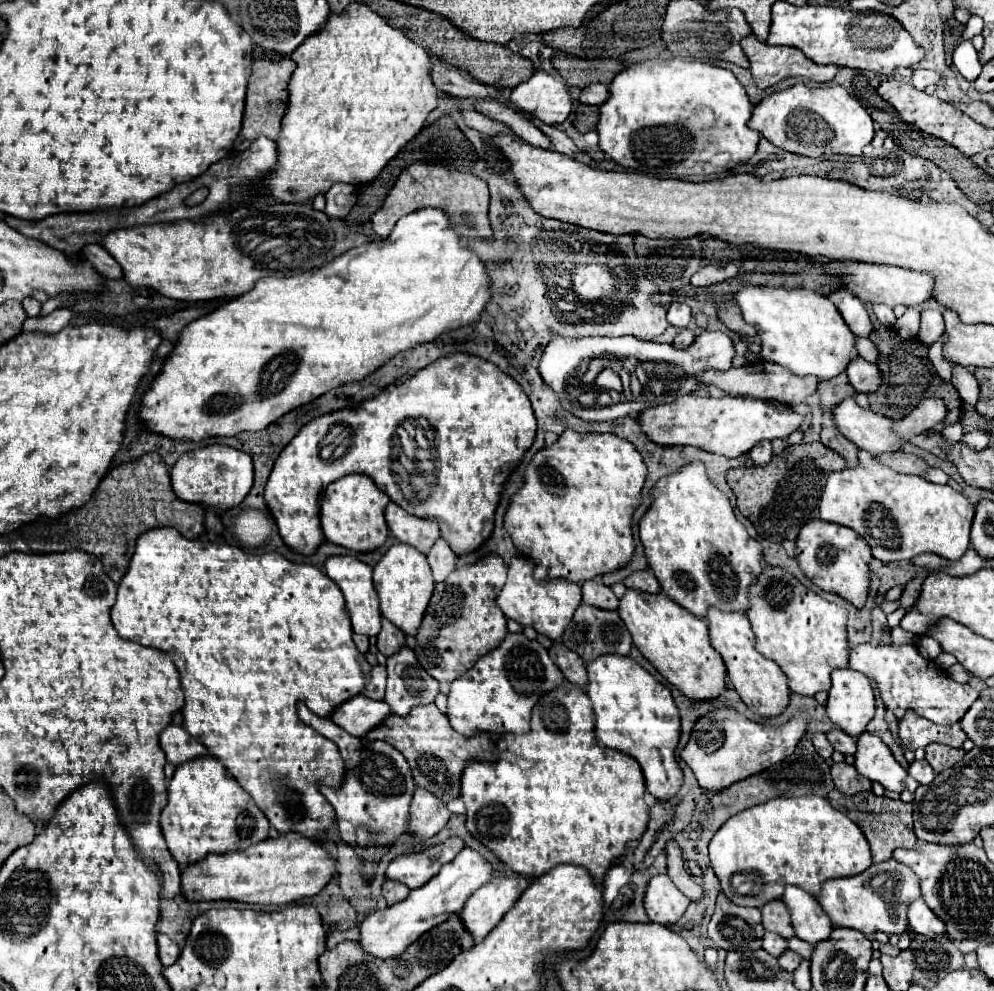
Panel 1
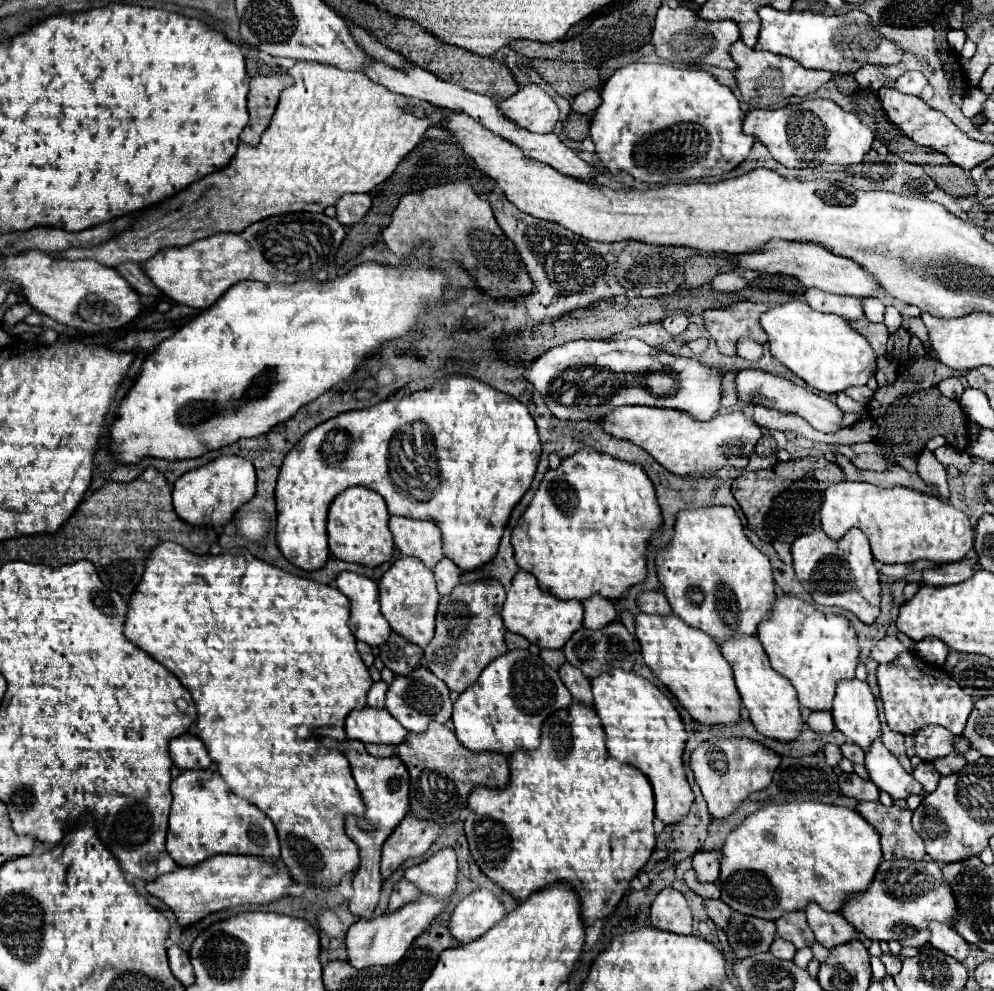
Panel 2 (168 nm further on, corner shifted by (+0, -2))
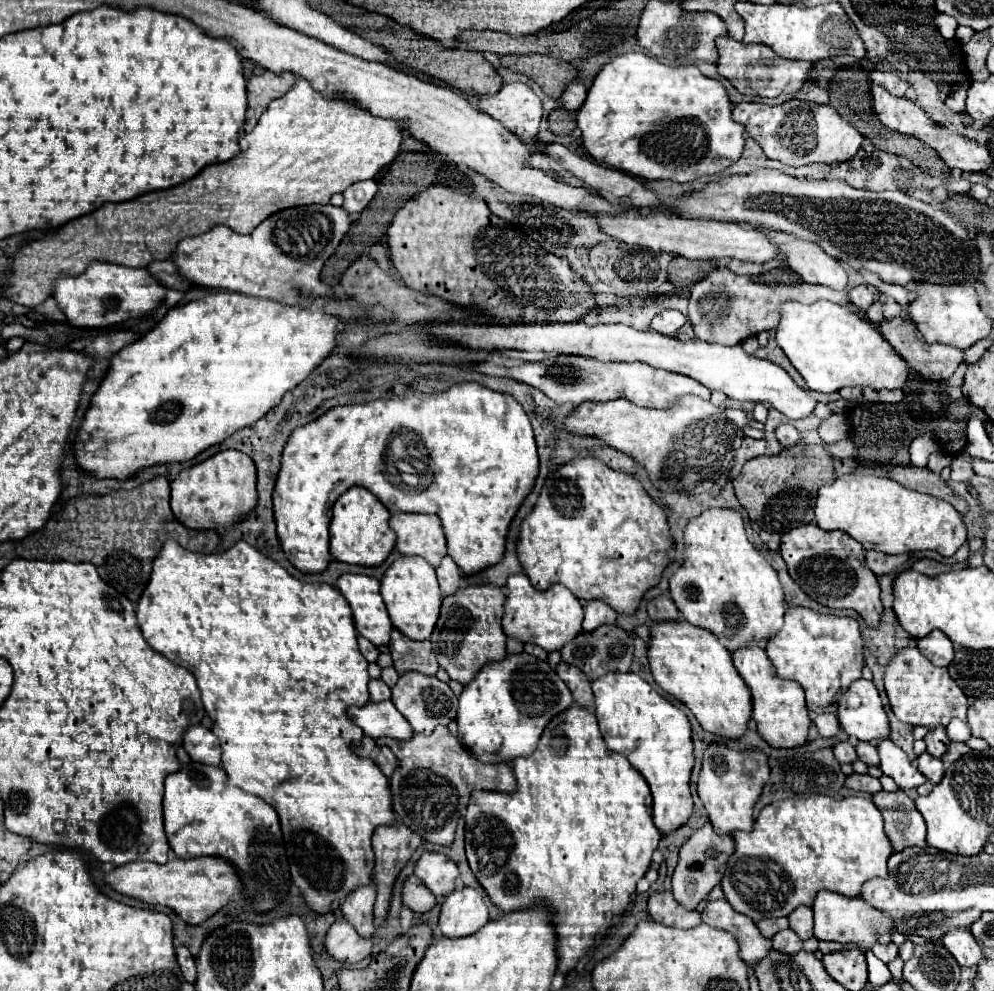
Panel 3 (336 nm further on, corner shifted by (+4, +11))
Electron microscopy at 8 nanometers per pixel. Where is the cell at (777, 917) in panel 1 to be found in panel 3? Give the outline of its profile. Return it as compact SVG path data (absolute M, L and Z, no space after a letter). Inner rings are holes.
M806 905L796 907L788 915L788 921L790 921L790 929L794 929L798 937L802 937L802 939L810 939L812 937L812 927L814 927L812 907L806 907Z

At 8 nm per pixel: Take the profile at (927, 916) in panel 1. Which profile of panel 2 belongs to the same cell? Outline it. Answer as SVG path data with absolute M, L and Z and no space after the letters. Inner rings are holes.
M930 924L930 944L948 956L956 958L958 962L964 962L970 956L970 944L950 926L946 924Z

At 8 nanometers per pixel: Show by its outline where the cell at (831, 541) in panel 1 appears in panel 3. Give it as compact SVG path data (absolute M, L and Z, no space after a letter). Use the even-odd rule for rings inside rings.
M816 523L794 527L782 535L780 553L788 565L792 579L814 601L832 609L854 609L870 627L880 623L882 601L880 585L866 567L864 547L842 531L822 531Z

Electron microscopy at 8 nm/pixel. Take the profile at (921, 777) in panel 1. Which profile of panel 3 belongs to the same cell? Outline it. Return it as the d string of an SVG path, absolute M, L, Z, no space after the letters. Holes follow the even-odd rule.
M928 751L922 753L922 755L916 759L916 763L918 763L918 771L920 771L928 781L932 781L934 785L942 779L942 775L944 775L944 763L942 763L940 759L930 757Z

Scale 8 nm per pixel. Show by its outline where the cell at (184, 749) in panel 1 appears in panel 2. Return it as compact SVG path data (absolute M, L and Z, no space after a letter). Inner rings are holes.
M182 734L170 742L170 756L174 764L182 770L194 768L210 768L212 758L204 746L204 742L194 734Z

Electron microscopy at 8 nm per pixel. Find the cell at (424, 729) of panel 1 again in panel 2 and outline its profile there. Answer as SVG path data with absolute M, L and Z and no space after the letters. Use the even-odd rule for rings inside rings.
M430 724L428 732L416 736L410 732L406 740L398 746L378 746L366 744L366 750L376 758L398 756L410 772L410 814L420 820L432 820L440 828L460 820L462 810L466 808L468 796L474 788L506 788L510 782L508 760L500 754L474 754L464 748L454 732L444 724Z

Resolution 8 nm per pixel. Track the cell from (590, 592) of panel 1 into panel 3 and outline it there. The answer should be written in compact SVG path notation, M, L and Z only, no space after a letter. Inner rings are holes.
M592 599L584 603L584 631L594 631L604 623L614 623L616 611L600 599Z

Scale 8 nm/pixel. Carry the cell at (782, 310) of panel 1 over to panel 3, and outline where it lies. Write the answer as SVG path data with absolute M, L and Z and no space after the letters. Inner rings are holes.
M786 301L780 307L780 321L776 327L776 343L786 353L790 363L798 369L804 377L806 385L814 391L832 393L840 391L842 387L864 387L870 385L878 389L902 389L904 381L908 379L908 365L906 361L890 347L890 343L876 331L866 319L856 315L844 305L836 305L830 301L816 301L812 305L802 305L796 301Z

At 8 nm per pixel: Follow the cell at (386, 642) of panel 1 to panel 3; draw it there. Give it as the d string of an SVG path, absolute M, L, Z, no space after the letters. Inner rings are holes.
M392 629L388 649L398 673L420 671L424 675L436 675L438 661L436 655L432 653L430 641L414 641L404 637L398 629Z

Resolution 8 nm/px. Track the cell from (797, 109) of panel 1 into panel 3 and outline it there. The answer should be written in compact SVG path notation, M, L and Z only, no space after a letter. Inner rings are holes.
M792 99L782 105L766 103L738 103L732 111L732 119L742 123L748 135L760 143L766 157L778 159L786 165L808 165L808 163L834 163L850 161L862 145L858 129L842 119L832 105L820 105L814 101Z

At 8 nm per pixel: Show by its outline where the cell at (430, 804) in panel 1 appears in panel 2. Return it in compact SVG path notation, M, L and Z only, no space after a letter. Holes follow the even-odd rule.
M406 816L382 846L382 880L386 882L408 858L422 856L438 838L438 824Z

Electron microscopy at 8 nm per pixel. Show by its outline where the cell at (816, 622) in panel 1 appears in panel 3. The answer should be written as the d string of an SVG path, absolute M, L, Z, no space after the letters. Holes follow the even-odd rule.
M786 607L786 615L784 615L784 625L782 629L772 635L772 639L766 641L766 653L772 661L772 665L776 667L776 673L782 679L792 679L796 683L802 685L804 693L806 693L806 703L808 709L812 713L834 713L838 703L838 695L842 691L846 691L846 687L860 679L860 671L864 665L864 657L862 657L862 637L860 637L860 629L858 629L858 621L852 617L844 617L844 615L830 615L830 613L820 613L808 607Z

